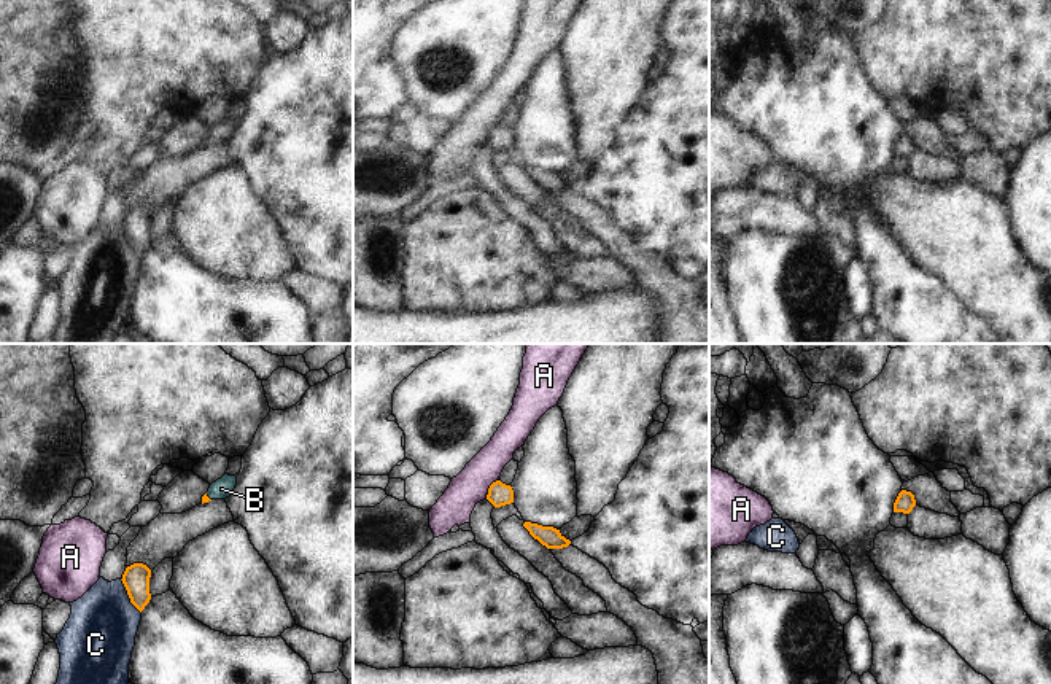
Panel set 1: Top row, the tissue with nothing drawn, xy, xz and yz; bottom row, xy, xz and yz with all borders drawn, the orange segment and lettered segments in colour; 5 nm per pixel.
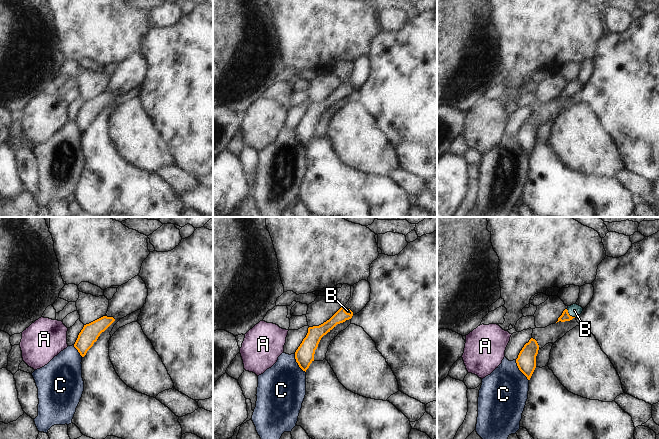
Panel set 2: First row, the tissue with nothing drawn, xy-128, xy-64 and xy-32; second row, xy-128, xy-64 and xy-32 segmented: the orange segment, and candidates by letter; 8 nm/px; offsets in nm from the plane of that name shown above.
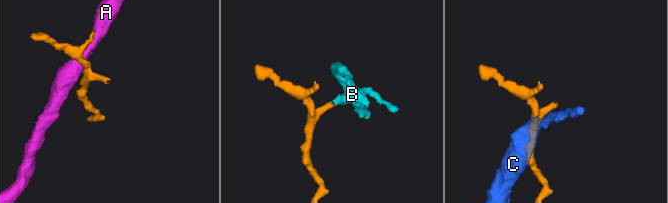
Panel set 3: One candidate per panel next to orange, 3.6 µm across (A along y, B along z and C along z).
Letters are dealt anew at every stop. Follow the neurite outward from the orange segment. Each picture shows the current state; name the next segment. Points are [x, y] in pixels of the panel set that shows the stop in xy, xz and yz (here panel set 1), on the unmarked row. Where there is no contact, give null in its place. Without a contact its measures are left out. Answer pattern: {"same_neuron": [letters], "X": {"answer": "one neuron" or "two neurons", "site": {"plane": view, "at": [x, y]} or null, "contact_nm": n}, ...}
{"same_neuron": ["B"], "A": {"answer": "two neurons", "site": {"plane": "xz", "at": [488, 132]}, "contact_nm": 120}, "B": {"answer": "one neuron", "site": {"plane": "xy", "at": [207, 140]}, "contact_nm": 50}, "C": {"answer": "two neurons", "site": {"plane": "xy", "at": [129, 240]}, "contact_nm": 200}}

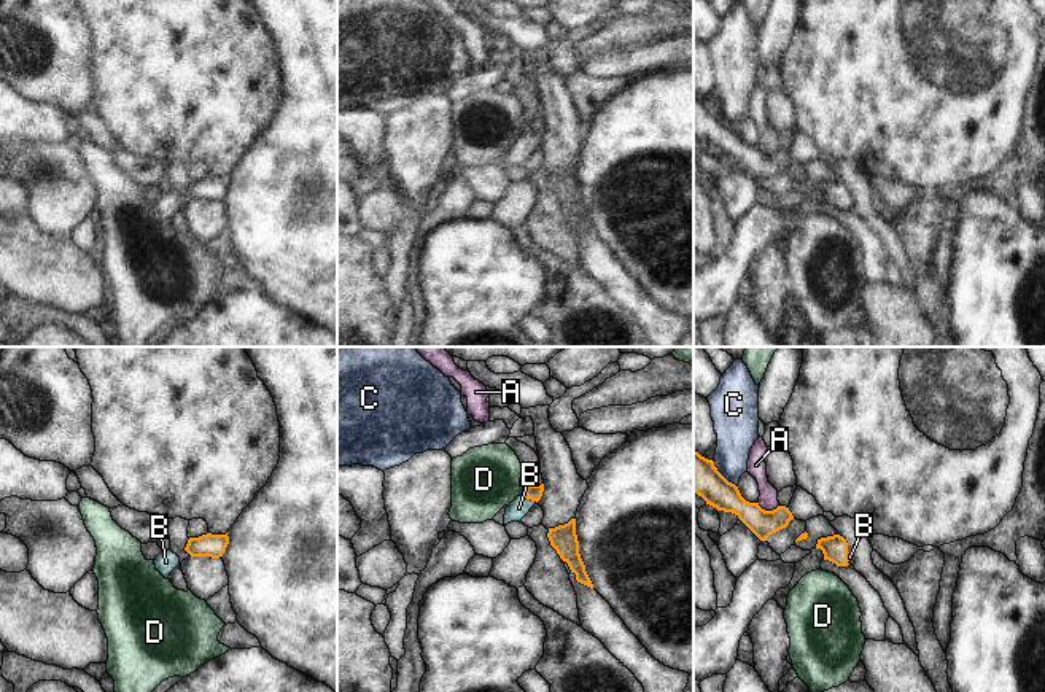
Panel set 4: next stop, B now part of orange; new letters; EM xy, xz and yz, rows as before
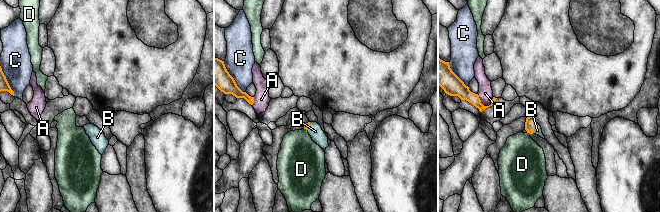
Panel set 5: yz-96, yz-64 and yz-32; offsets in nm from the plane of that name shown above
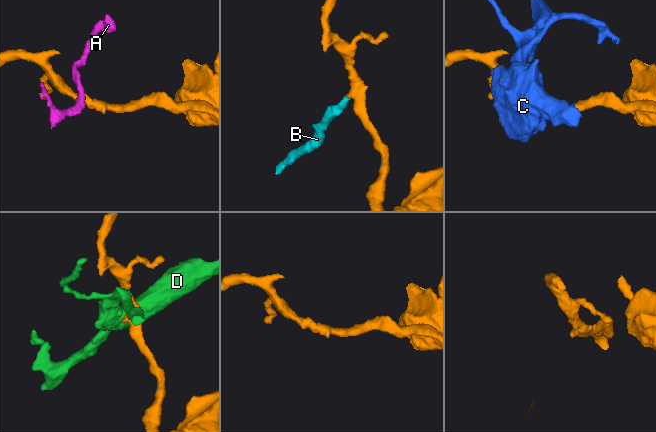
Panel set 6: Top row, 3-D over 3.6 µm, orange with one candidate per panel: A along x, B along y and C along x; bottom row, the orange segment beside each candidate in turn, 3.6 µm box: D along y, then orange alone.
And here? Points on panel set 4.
{"same_neuron": ["B"], "A": {"answer": "two neurons", "site": {"plane": "yz", "at": [769, 155]}, "contact_nm": 120}, "B": {"answer": "one neuron", "site": {"plane": "xz", "at": [530, 142]}, "contact_nm": 90}, "C": {"answer": "two neurons", "site": {"plane": "yz", "at": [721, 118]}, "contact_nm": 170}, "D": {"answer": "two neurons", "site": {"plane": "xz", "at": [524, 136]}, "contact_nm": 40}}

